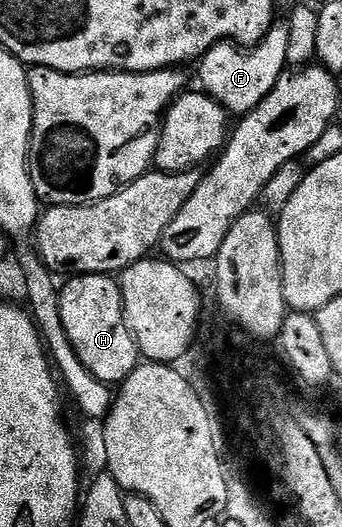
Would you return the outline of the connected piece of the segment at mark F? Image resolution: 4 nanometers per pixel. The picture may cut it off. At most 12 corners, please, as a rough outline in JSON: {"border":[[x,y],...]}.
{"border":[[287,21],[257,46],[220,42],[199,59],[199,89],[248,114],[289,65]]}

